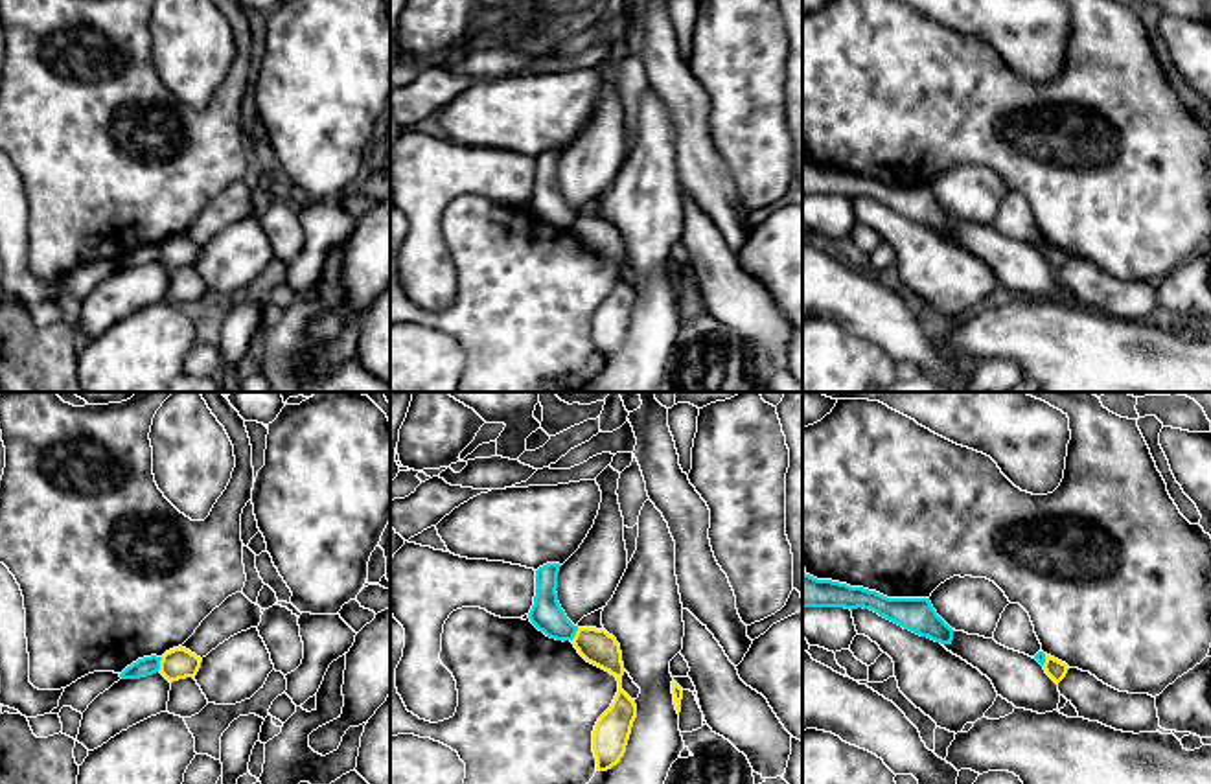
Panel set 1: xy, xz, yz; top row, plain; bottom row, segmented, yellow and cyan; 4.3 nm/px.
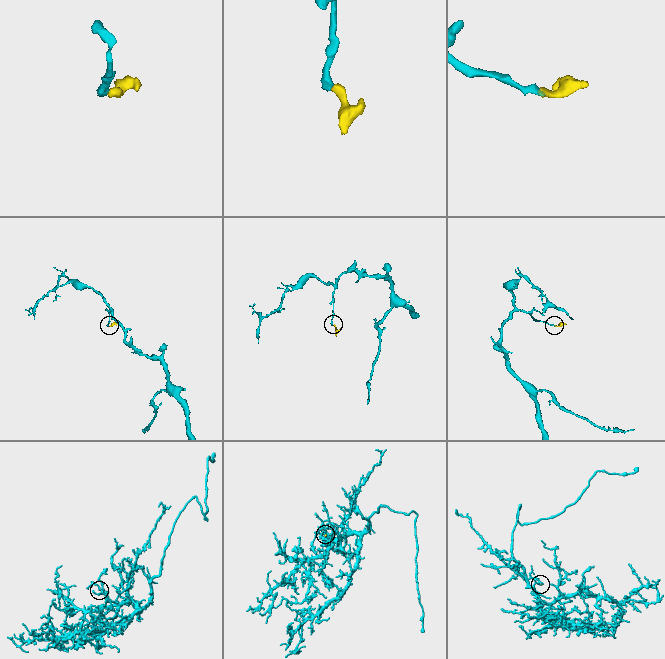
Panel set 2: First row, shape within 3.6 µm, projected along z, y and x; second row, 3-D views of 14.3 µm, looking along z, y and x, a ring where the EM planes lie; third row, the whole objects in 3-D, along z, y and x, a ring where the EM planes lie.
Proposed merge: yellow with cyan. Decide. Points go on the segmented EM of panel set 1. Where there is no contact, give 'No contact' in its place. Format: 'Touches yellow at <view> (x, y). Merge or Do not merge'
Touches yellow at xy (161, 665). Do not merge

